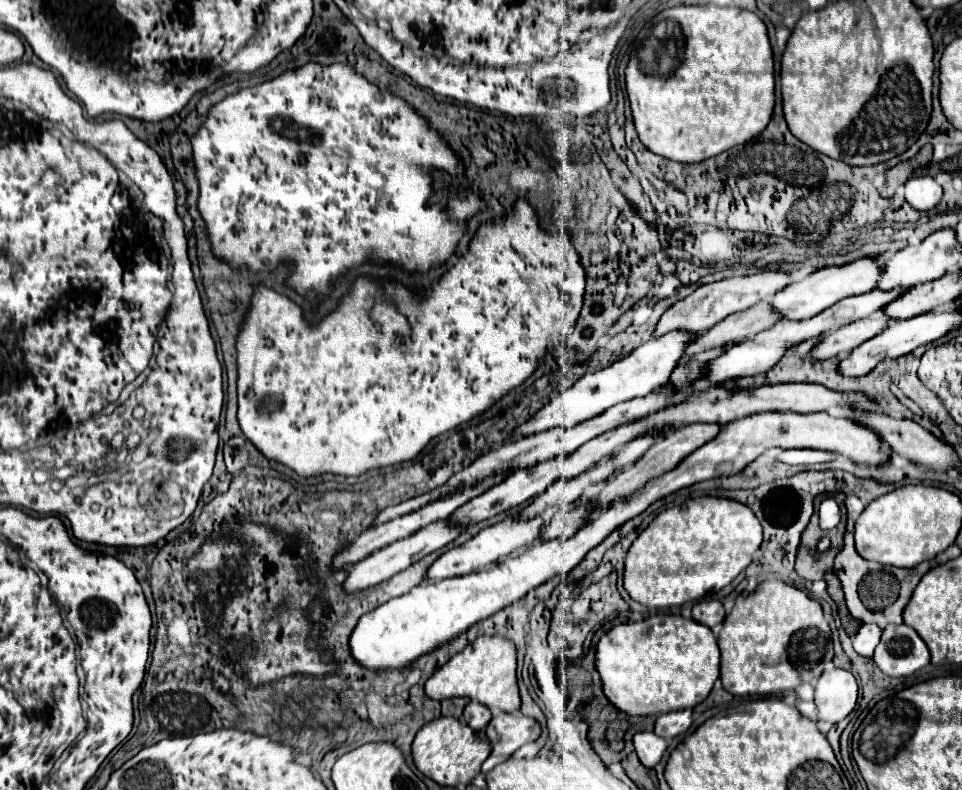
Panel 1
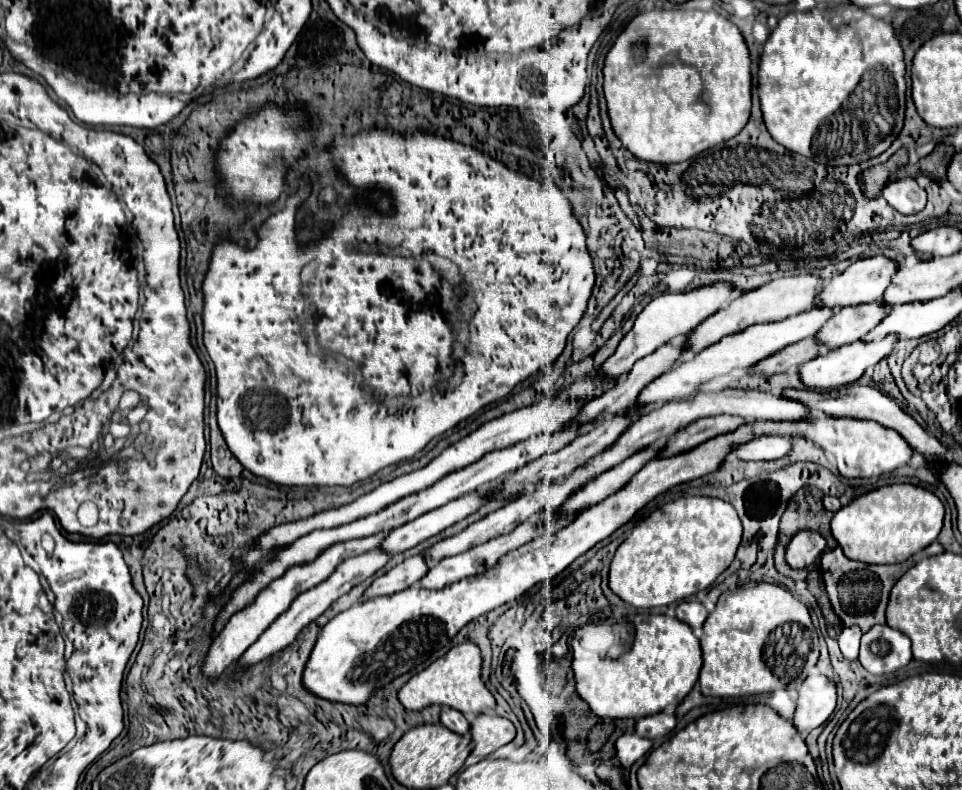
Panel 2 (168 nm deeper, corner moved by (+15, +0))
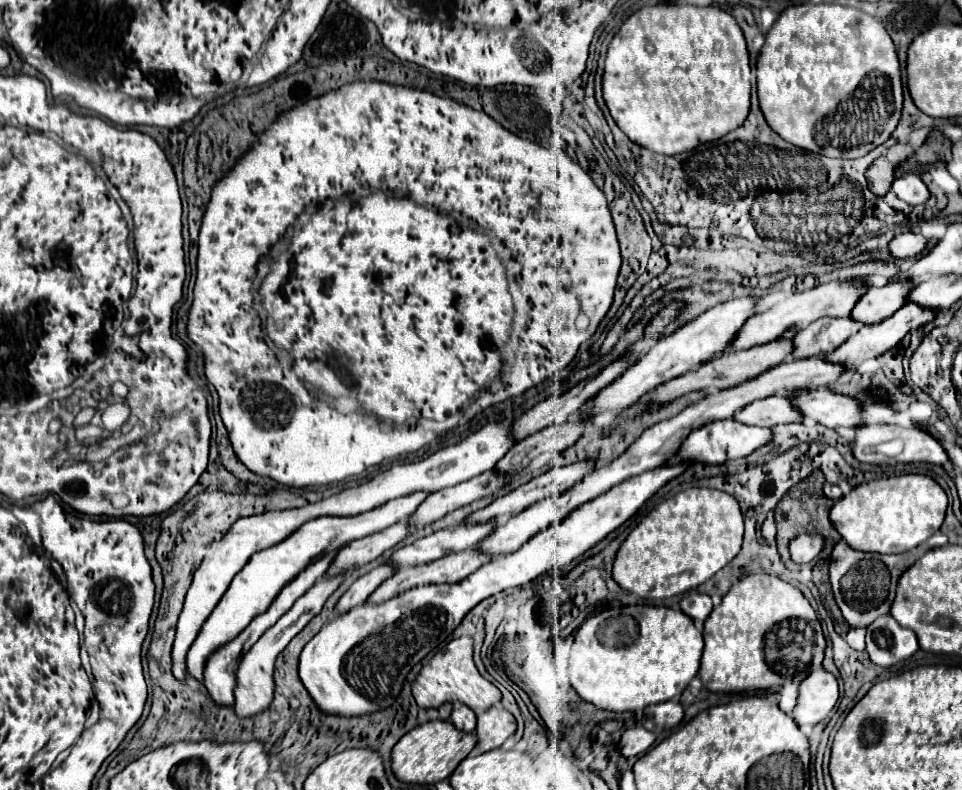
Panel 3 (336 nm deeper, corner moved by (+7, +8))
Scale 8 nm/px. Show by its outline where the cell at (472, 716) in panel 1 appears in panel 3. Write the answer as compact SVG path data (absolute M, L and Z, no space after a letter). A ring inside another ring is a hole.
M460 702L454 704L454 710L452 710L450 718L452 718L454 726L464 730L464 732L474 732L476 730L476 716L474 716L474 712L470 708L466 708L464 704L460 704Z

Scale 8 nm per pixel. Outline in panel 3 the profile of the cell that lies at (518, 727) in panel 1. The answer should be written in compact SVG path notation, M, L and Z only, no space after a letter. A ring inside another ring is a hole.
M501 701L488 708L486 712L475 713L477 718L476 734L478 734L478 752L488 752L500 748L506 738L516 732L516 718L504 710Z

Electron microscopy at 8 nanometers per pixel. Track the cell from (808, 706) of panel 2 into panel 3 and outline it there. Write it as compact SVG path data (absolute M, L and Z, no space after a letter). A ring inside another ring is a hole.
M824 668L812 670L800 684L800 698L794 708L794 720L798 726L822 722L834 704L838 702L838 680Z

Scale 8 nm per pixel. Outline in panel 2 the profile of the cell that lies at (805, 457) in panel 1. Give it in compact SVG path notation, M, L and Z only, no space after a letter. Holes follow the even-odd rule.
M756 436L756 440L748 440L744 444L734 444L730 454L740 460L776 460L788 454L792 448L790 440L784 436Z

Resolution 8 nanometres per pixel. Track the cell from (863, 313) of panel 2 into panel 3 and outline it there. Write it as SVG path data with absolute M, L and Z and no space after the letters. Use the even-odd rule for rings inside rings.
M824 316L814 320L810 326L802 328L796 334L796 354L798 358L818 356L818 354L832 354L844 340L848 340L856 330L862 328L862 322L846 316L846 318L832 318Z

